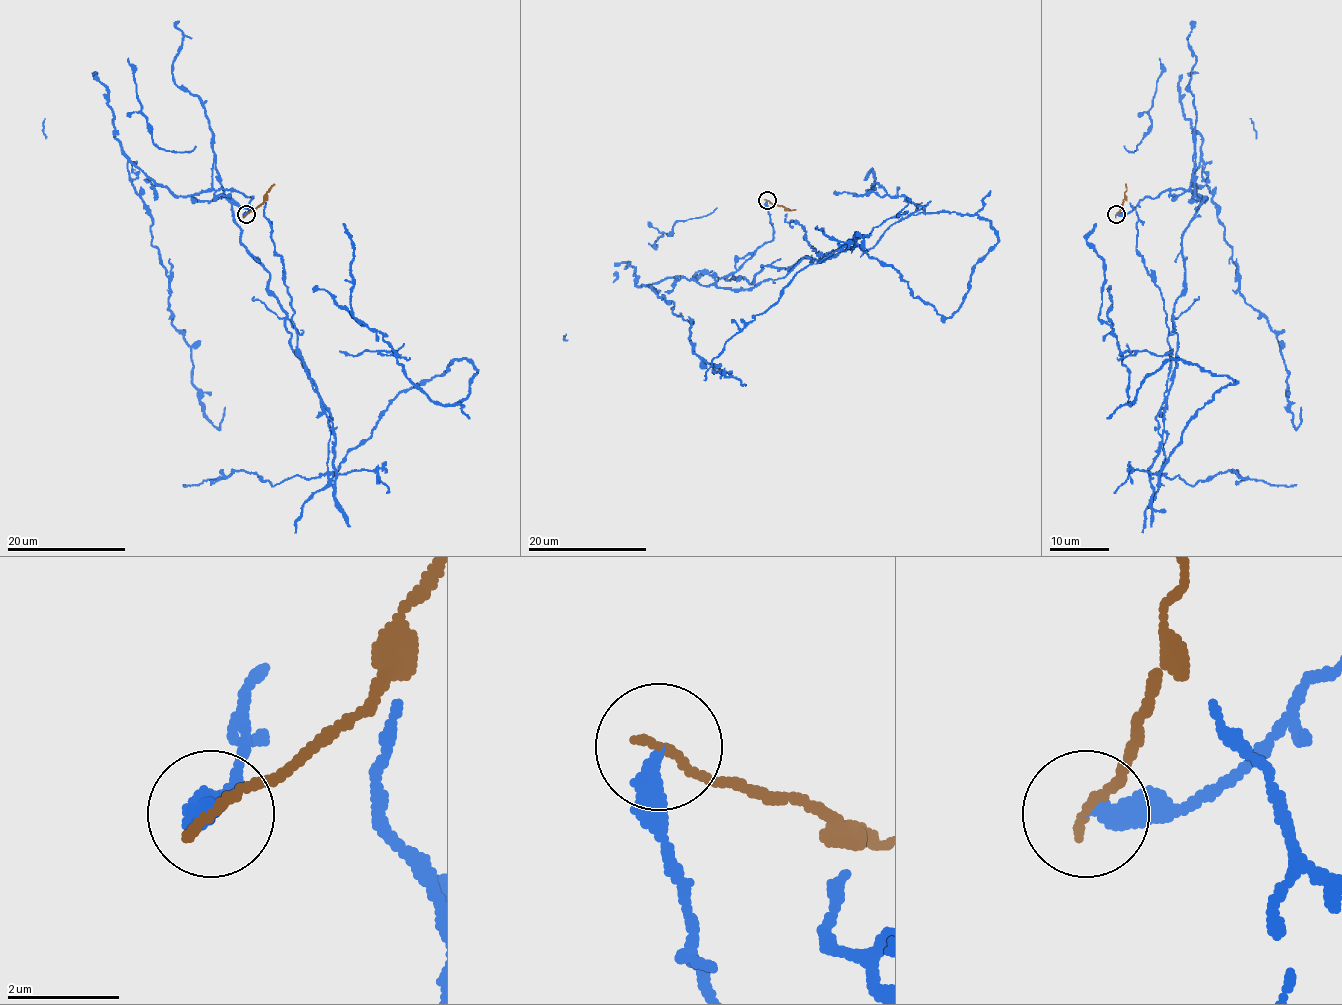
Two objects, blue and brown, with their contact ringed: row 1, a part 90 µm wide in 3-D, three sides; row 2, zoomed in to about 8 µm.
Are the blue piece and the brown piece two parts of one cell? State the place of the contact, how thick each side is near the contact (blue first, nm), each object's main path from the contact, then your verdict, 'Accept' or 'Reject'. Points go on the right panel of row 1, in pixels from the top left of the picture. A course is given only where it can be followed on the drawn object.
Place: (1116, 214). Thickness 360 nm (blue) against 180 nm. Course of blue: (1116, 215), (1187, 189), (1193, 168), (1159, 473), (1233, 382), (1168, 359), (1128, 401), (1098, 316), (1096, 224). Course of brown: (1116, 215), (1125, 198), (1125, 183). Reject

